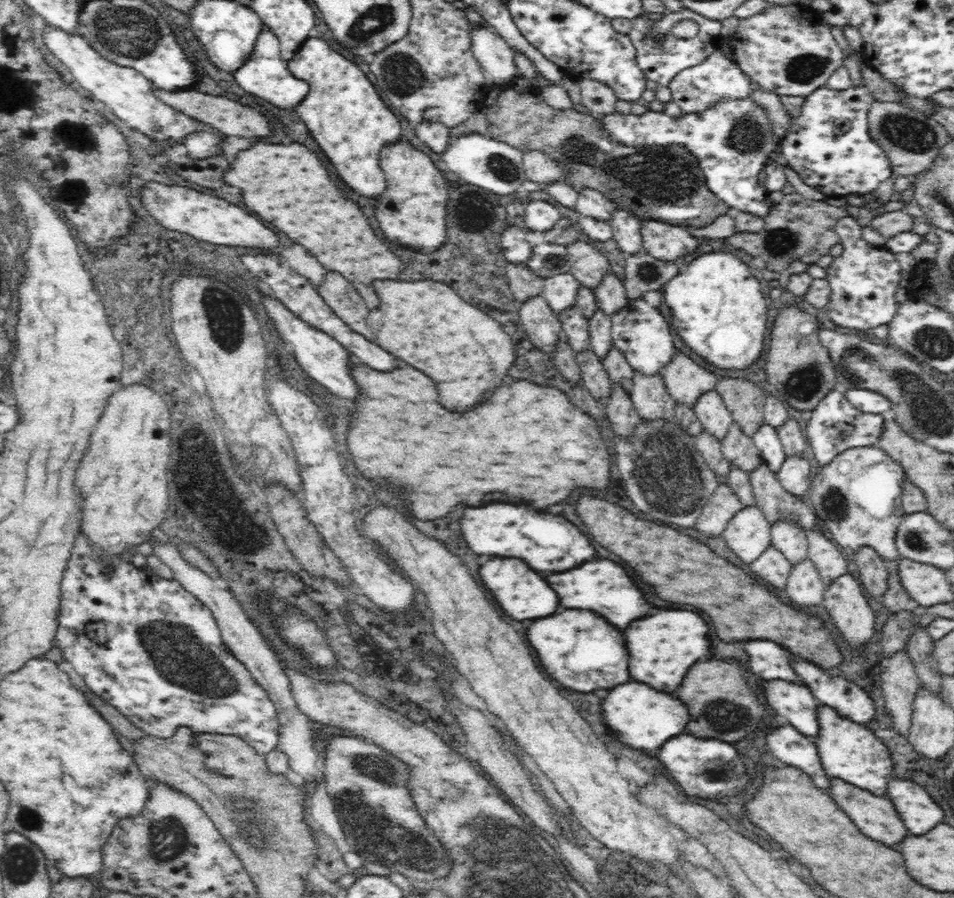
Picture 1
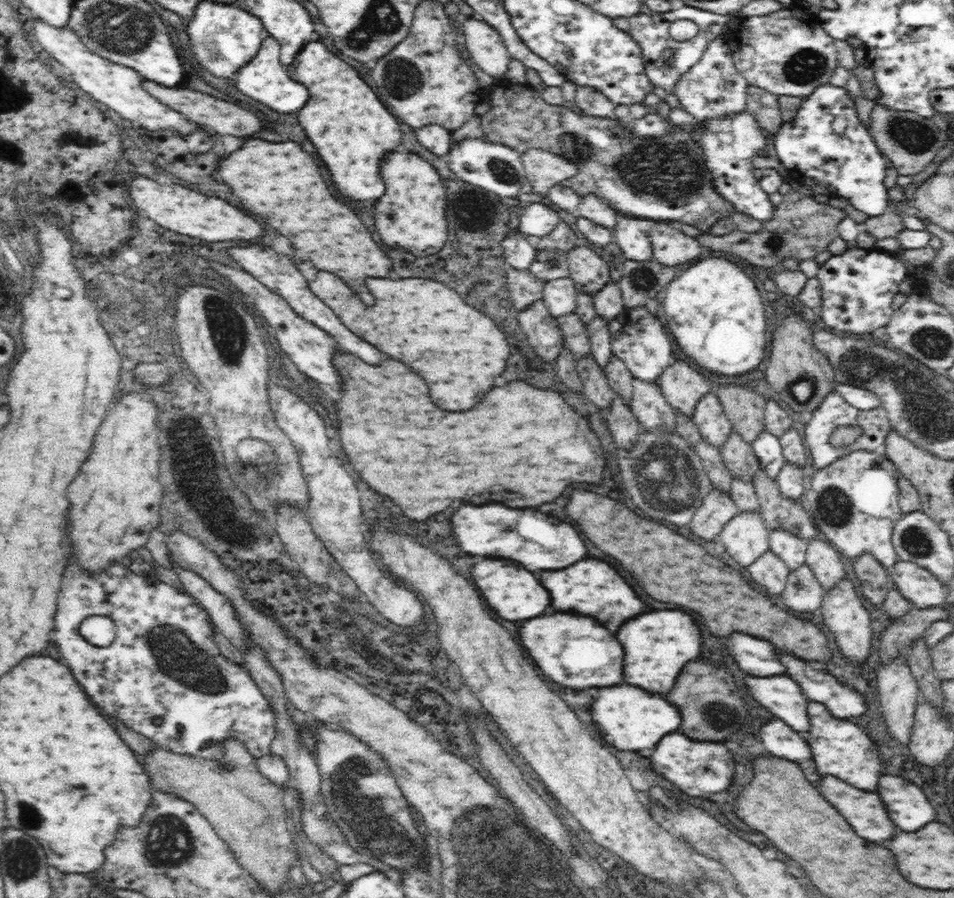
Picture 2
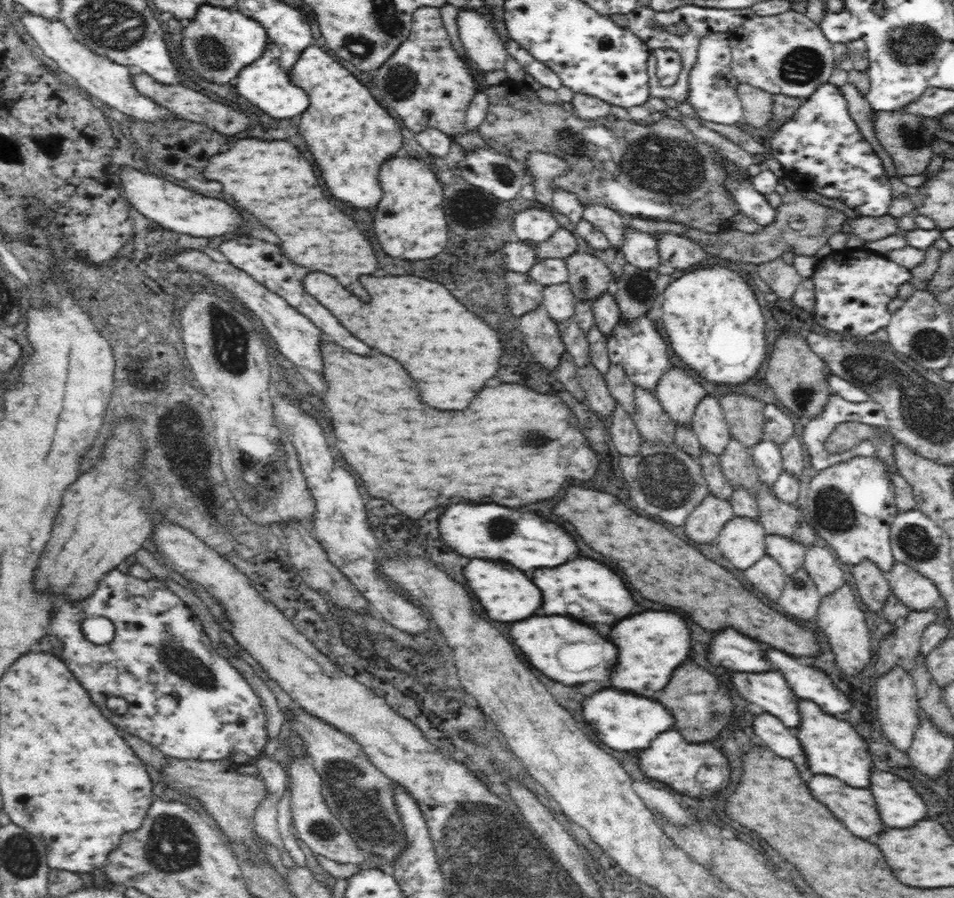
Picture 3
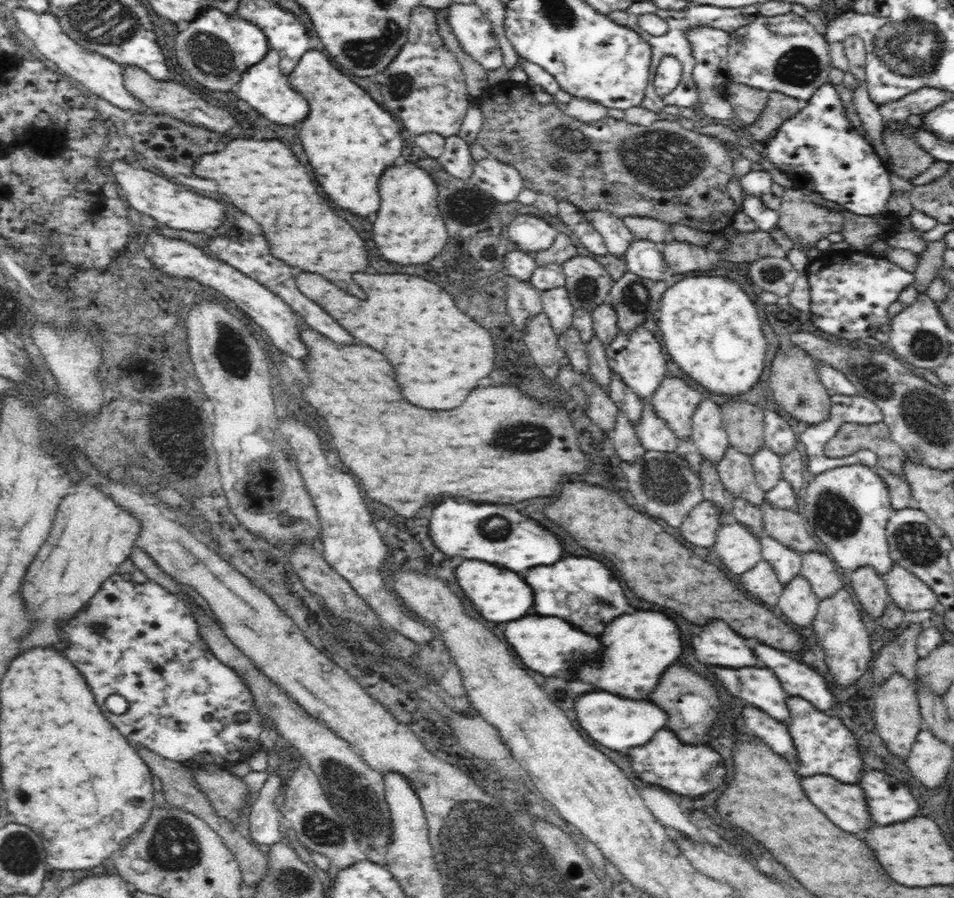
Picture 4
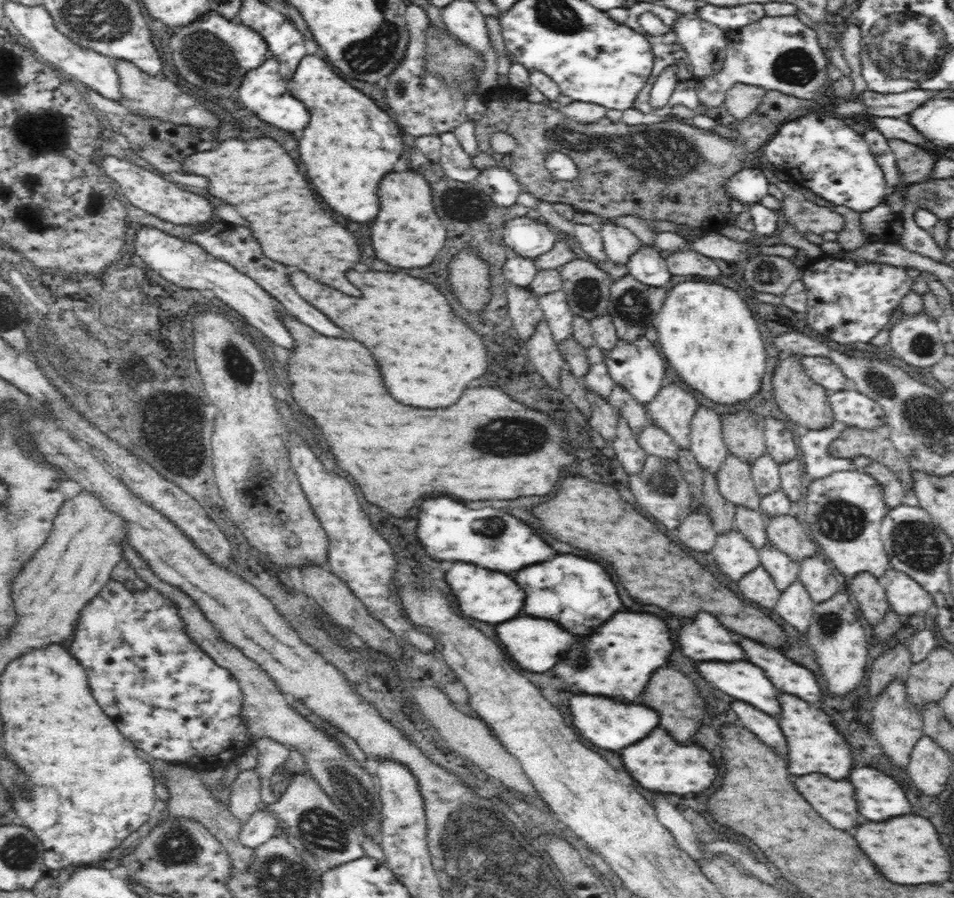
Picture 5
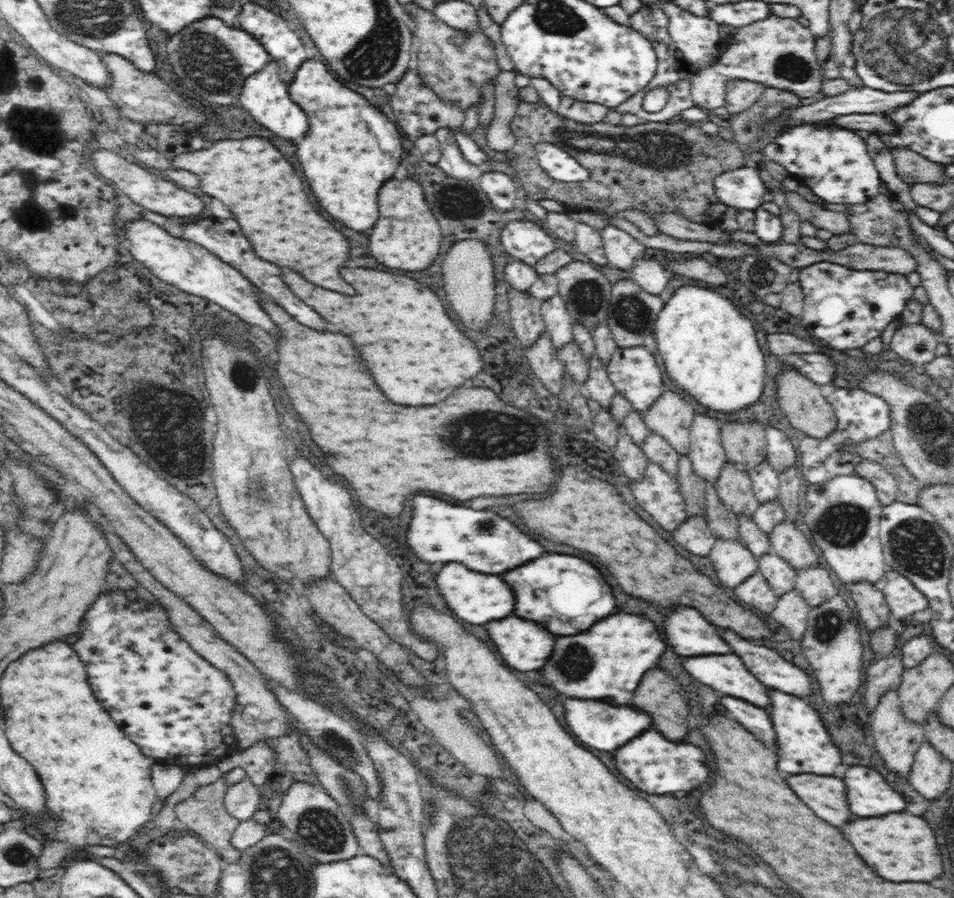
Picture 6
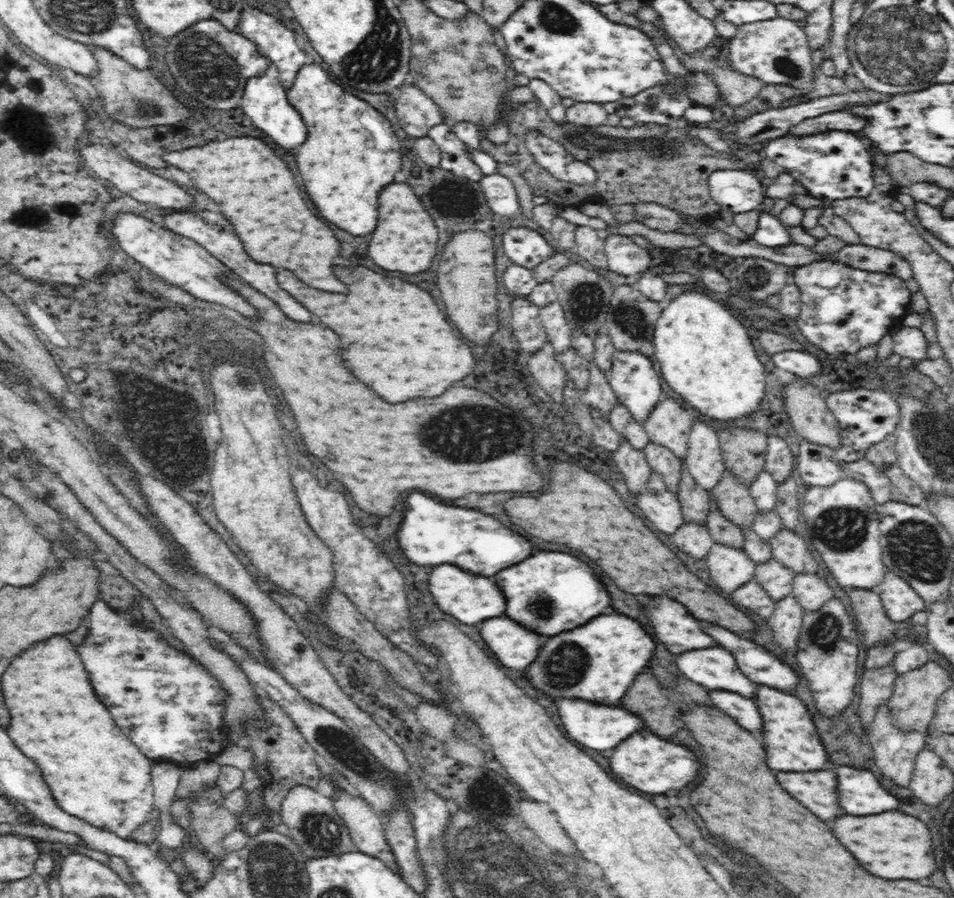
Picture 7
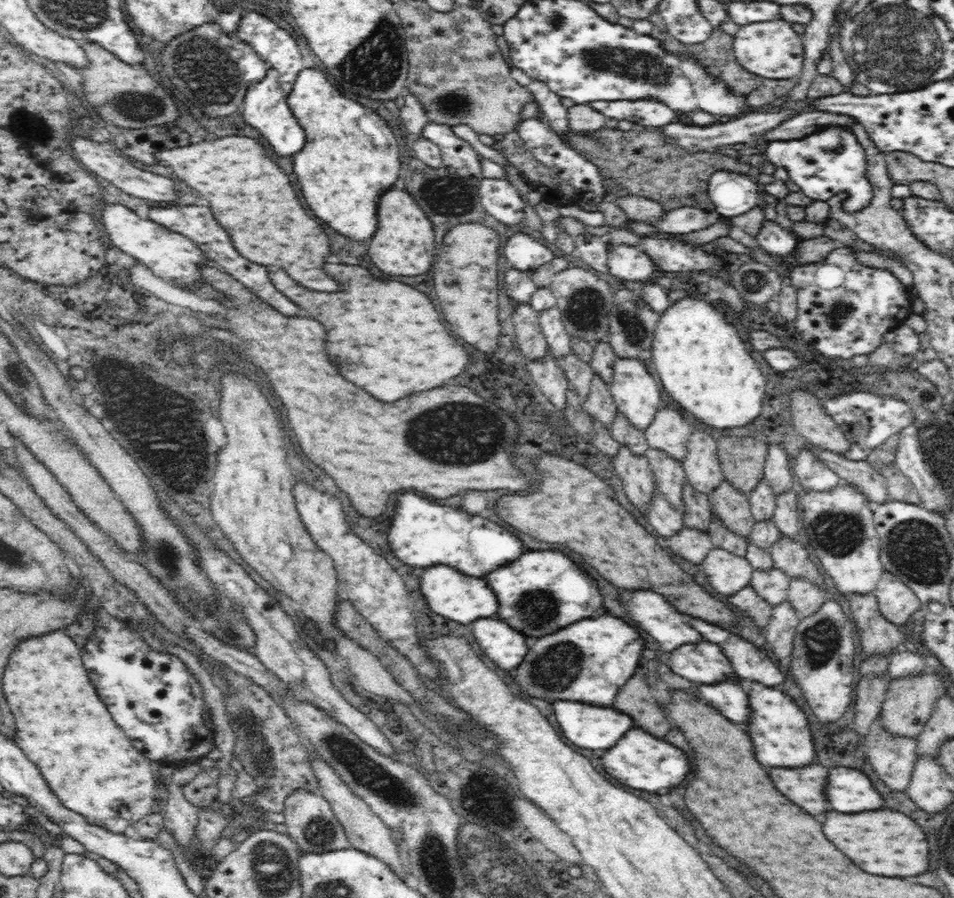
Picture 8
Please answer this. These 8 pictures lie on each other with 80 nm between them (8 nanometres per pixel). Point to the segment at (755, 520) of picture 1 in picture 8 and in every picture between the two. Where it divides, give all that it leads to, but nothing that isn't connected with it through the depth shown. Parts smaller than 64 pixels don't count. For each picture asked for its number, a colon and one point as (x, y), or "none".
2: (745, 537)
3: (742, 540)
4: (738, 548)
5: (736, 557)
6: (732, 562)
7: (730, 567)
8: (727, 573)

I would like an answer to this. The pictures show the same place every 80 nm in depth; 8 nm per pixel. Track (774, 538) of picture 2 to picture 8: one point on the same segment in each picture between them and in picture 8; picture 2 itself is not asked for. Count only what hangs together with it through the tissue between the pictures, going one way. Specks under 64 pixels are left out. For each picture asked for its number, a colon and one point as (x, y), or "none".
3: (790, 555)
4: (787, 563)
5: (784, 570)
6: (780, 576)
7: (777, 580)
8: (772, 585)

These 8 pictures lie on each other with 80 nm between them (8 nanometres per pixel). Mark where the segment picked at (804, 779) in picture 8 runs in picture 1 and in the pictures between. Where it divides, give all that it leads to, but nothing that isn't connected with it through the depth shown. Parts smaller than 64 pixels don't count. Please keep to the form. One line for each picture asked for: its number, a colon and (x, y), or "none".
1: (874, 815)
2: (864, 811)
3: (854, 807)
4: (844, 804)
5: (834, 800)
6: (824, 794)
7: (816, 790)

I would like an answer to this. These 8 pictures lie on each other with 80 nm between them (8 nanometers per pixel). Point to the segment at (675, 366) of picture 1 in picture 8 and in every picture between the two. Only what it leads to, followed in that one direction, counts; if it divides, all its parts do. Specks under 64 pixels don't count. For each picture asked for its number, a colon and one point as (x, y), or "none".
2: (682, 386)
3: (679, 393)
4: (675, 402)
5: (673, 408)
6: (671, 416)
7: (669, 424)
8: (669, 431)

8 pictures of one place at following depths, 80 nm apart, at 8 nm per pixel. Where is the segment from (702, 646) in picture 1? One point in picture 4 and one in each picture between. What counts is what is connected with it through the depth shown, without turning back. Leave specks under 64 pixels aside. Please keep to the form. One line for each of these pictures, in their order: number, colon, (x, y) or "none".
2: (656, 646)
3: (650, 645)
4: (638, 647)

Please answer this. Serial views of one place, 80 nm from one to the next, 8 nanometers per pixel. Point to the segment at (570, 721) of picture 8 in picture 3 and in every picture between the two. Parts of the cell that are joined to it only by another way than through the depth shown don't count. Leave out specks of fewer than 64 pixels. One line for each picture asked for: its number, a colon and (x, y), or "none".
3: (623, 721)
4: (616, 722)
5: (606, 723)
6: (598, 724)
7: (600, 727)

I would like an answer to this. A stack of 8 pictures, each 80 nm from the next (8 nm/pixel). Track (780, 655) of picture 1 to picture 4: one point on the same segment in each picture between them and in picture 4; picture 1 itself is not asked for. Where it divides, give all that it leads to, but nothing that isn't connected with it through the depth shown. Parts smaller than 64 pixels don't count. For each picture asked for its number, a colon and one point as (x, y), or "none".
2: (757, 657)
3: (728, 648)
4: (716, 644)

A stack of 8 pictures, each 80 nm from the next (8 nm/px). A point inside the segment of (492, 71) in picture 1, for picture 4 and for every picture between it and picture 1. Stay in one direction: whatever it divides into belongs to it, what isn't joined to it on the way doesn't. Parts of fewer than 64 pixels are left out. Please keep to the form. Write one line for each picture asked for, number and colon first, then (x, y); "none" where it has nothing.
2: (485, 46)
3: (482, 44)
4: (469, 24)

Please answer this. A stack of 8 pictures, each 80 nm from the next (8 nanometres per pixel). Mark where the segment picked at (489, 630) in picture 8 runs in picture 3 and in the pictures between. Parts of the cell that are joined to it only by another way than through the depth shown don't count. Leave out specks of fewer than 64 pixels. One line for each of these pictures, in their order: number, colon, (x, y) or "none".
3: (567, 651)
4: (548, 645)
5: (534, 644)
6: (524, 645)
7: (515, 646)

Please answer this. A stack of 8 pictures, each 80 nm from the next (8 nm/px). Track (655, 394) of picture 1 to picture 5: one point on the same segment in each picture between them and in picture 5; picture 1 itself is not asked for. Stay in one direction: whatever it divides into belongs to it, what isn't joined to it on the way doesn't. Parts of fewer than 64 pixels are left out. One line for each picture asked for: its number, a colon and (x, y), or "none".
2: (647, 402)
3: (655, 425)
4: (654, 434)
5: (654, 440)

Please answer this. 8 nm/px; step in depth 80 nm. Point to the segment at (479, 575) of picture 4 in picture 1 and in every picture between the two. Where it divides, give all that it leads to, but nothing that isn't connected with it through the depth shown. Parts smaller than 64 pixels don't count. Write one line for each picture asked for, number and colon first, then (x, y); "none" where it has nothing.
1: (521, 593)
2: (513, 593)
3: (507, 595)

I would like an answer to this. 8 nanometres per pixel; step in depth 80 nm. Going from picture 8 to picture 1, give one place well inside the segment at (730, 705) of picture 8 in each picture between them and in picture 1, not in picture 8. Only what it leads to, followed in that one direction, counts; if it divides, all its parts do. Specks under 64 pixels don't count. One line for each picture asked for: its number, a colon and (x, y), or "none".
1: (785, 742)
2: (780, 740)
3: (774, 734)
4: (774, 733)
5: (765, 727)
6: (755, 719)
7: (742, 709)

